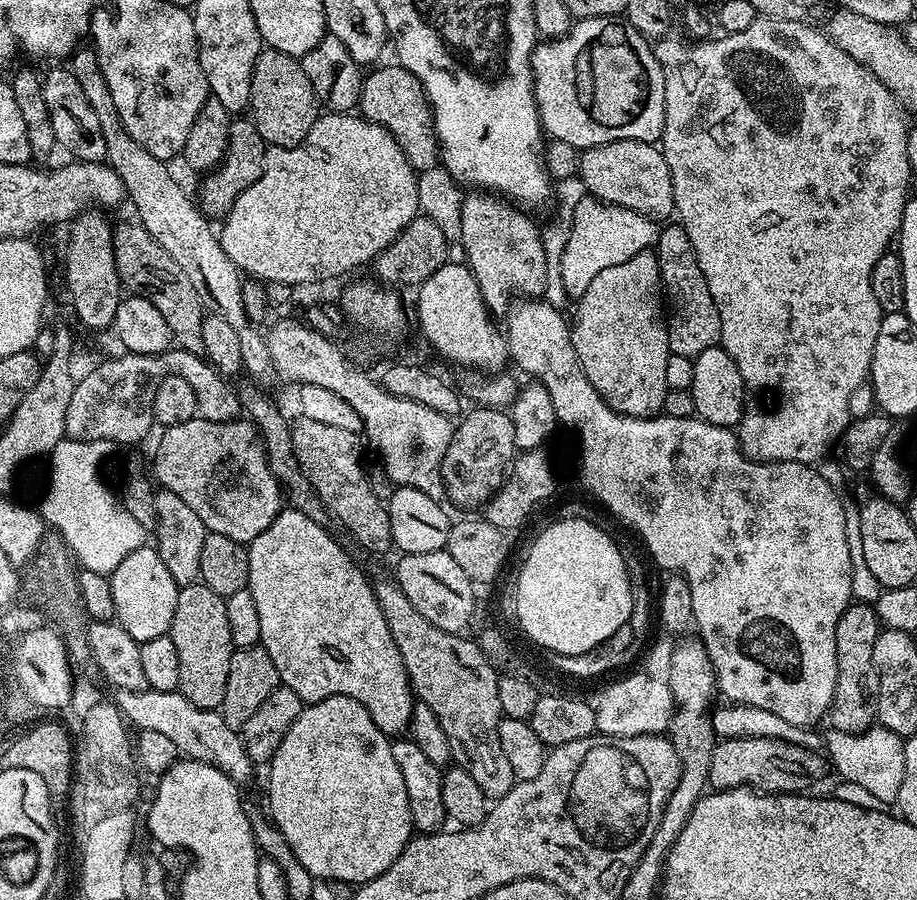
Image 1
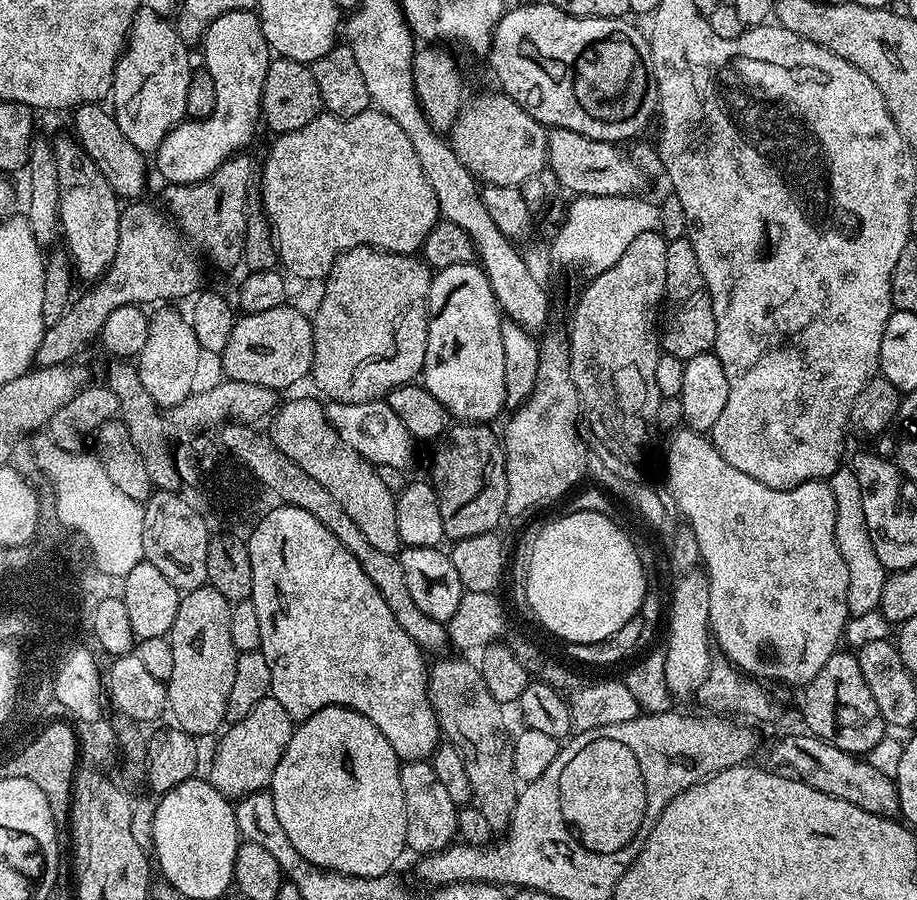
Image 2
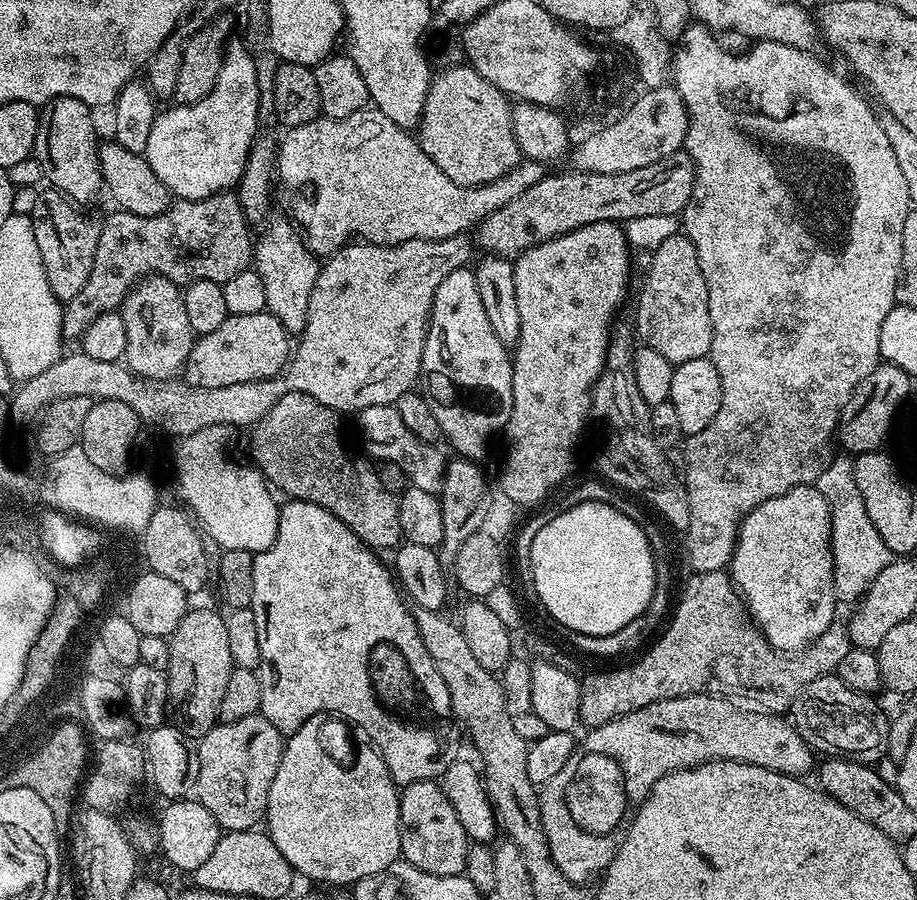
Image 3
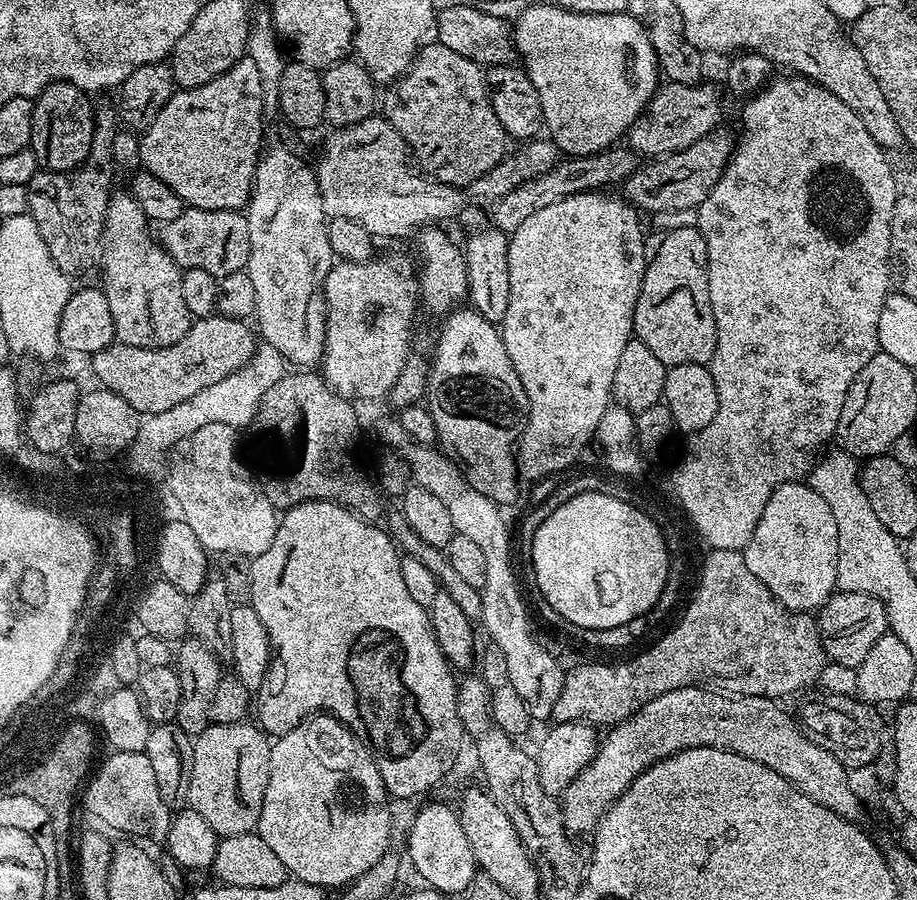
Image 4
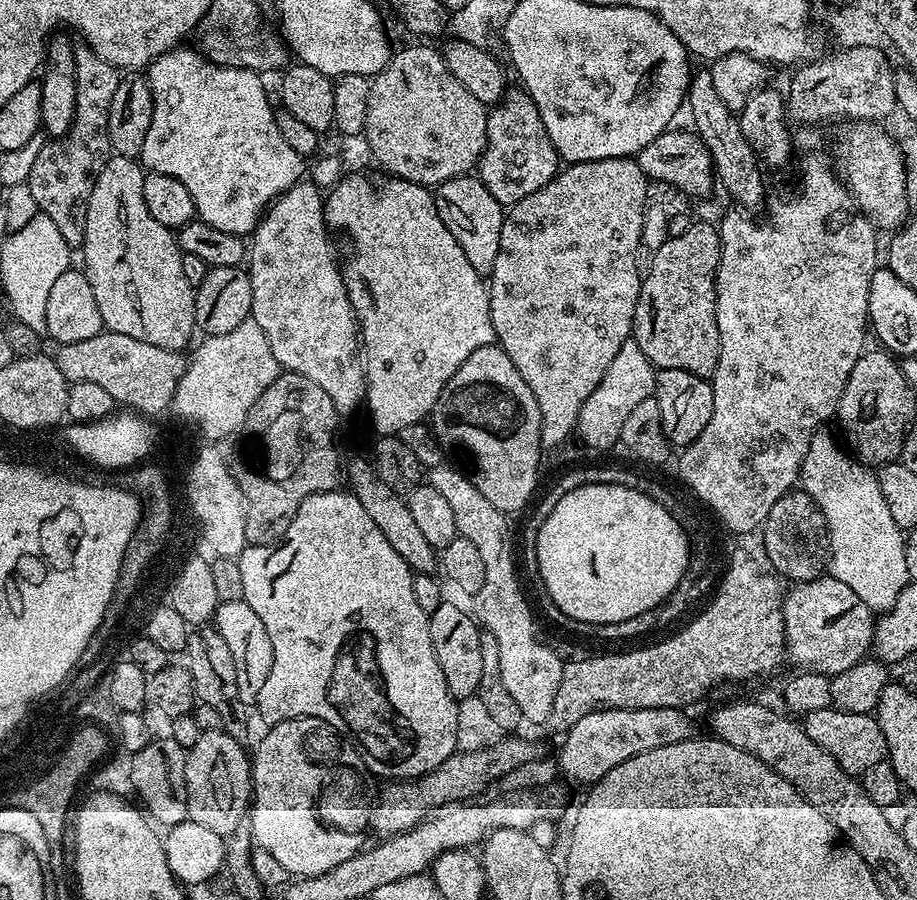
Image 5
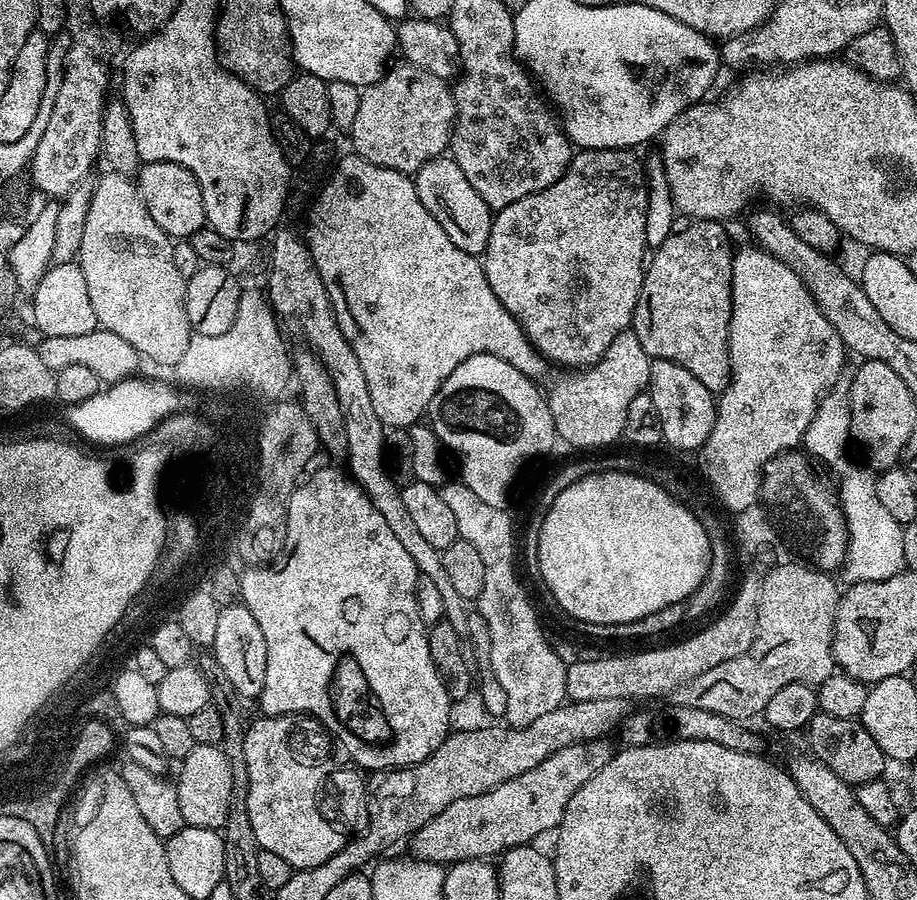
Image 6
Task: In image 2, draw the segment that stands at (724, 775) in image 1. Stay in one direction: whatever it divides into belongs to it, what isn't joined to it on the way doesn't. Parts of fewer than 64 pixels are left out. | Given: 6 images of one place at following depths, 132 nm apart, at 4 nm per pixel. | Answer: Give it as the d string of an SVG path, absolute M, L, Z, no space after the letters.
M815 734L807 735L784 736L781 740L774 741L772 749L768 752L769 762L767 763L779 766L781 769L789 768L784 770L806 786L814 790L822 790L822 794L830 794L834 798L842 798L842 802L850 802L850 806L858 806L867 812L899 813L900 799L896 793L896 781L893 777L882 774L868 764L867 759L859 755L838 750L838 746L818 739Z

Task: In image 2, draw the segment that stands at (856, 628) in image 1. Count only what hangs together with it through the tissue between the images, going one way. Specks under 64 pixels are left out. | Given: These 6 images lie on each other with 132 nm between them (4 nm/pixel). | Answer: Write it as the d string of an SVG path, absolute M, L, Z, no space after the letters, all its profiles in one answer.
M837 650L830 658L826 658L826 666L818 670L815 678L803 689L804 716L812 723L811 731L820 740L838 746L838 750L846 750L853 754L867 754L882 742L886 736L886 725L878 710L878 702L874 702L874 694L870 694L870 686L866 686L866 678L862 676L862 666L858 664L856 652Z

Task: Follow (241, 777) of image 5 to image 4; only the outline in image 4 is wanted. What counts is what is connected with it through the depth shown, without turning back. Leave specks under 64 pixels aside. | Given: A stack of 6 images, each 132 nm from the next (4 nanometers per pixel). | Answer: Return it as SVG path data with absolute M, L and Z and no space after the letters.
M209 723L205 732L195 737L192 745L192 765L190 782L186 793L187 807L194 809L215 830L217 837L246 834L253 831L260 823L262 802L266 798L266 782L270 774L270 754L272 744L269 737L255 723L239 724Z

